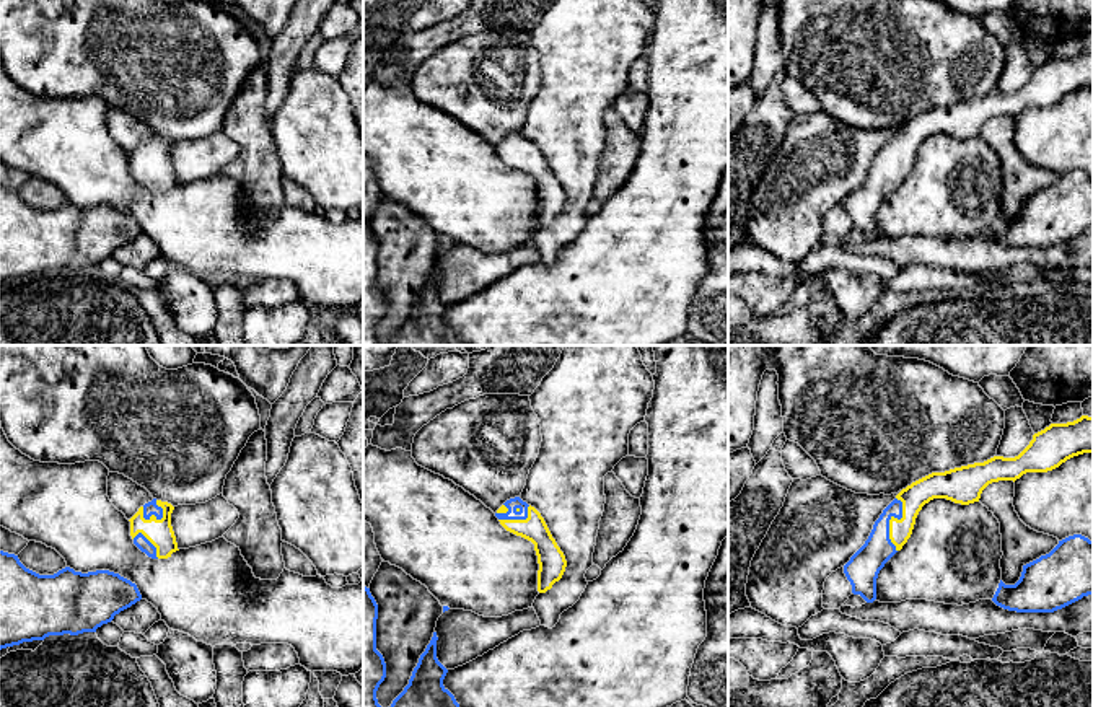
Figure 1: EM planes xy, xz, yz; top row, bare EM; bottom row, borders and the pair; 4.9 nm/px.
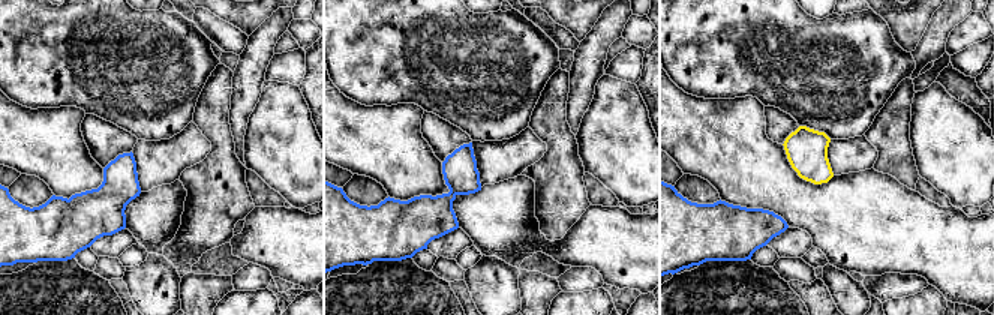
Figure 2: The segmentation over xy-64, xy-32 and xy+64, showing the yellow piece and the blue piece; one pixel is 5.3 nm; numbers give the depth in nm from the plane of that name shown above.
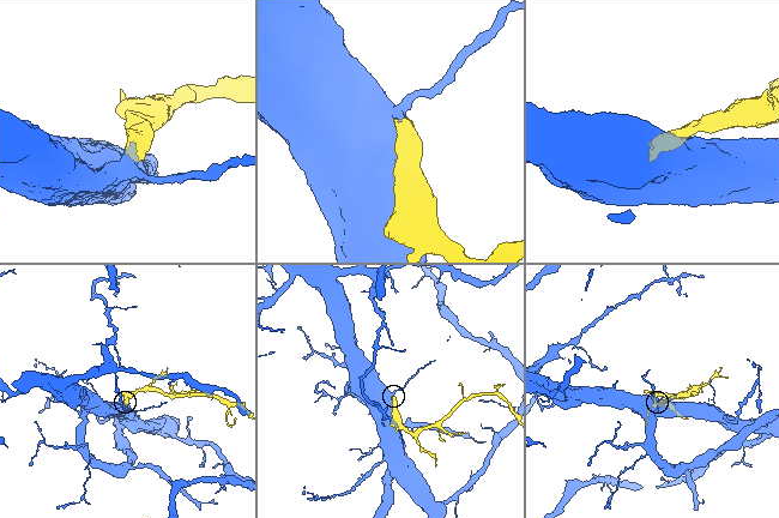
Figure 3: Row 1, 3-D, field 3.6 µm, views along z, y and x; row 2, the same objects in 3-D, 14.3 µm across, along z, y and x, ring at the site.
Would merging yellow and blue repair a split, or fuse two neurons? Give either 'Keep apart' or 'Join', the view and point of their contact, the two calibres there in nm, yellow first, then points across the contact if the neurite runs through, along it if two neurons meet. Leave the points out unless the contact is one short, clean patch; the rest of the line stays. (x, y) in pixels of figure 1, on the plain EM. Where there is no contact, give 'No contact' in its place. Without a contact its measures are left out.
Join. Touches yellow at yz (890, 155). Thickness 120 nm (yellow) against 160 nm. Path across: yz (917, 129), (899, 153), (890, 155), (888, 171), (865, 199)

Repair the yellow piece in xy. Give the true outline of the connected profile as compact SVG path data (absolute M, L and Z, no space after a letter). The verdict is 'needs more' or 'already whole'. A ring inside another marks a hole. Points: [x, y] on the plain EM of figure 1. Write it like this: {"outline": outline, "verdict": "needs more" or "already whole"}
{"outline": "M153 134L129 155L134 179L151 194L168 194L179 186L171 161L174 142Z", "verdict": "needs more"}

